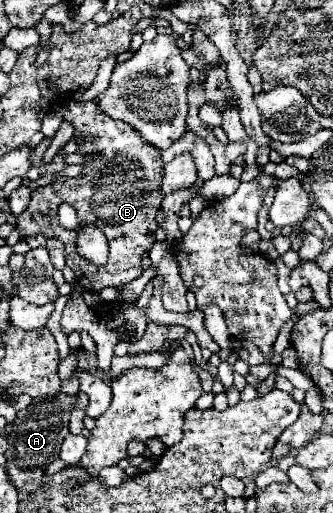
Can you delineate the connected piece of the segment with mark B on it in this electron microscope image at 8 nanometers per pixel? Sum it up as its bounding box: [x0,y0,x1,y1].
[31,99,163,293]

